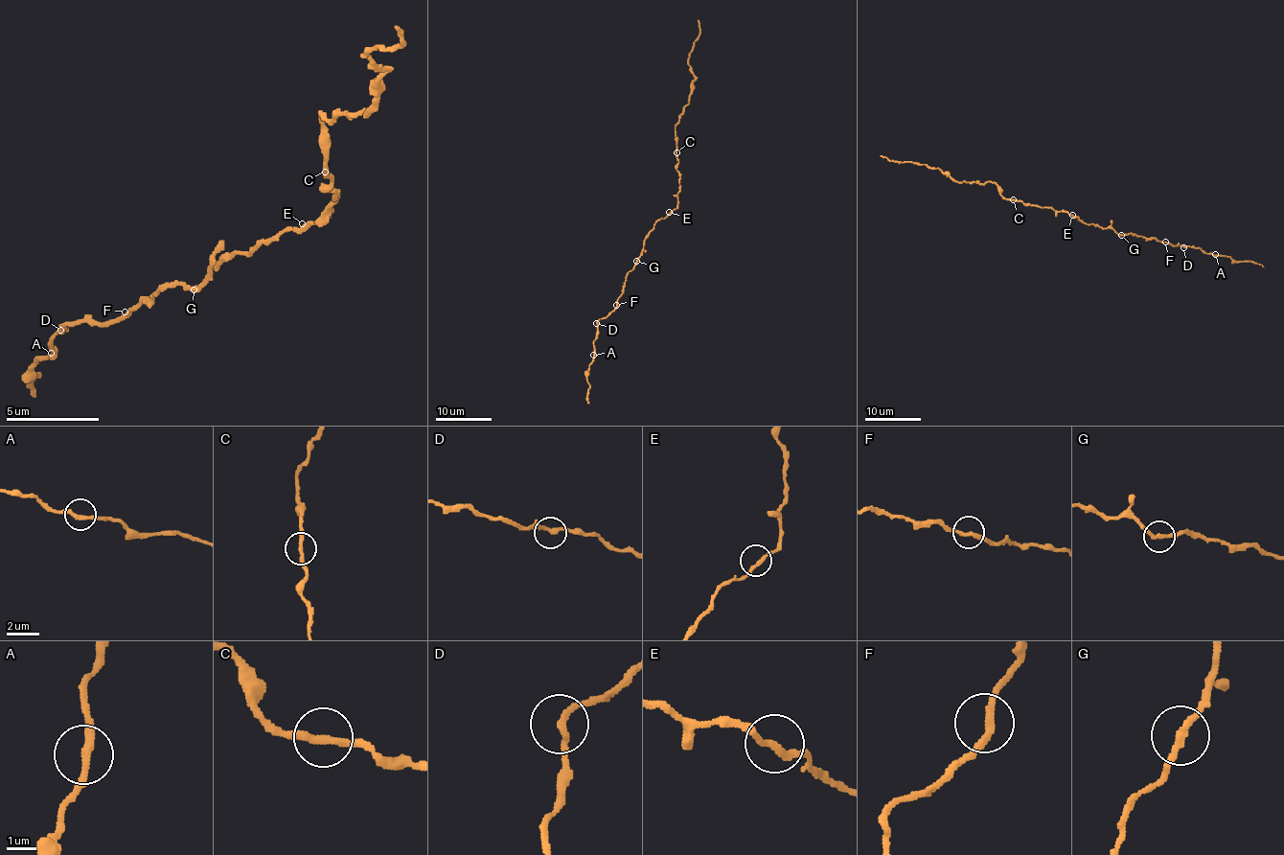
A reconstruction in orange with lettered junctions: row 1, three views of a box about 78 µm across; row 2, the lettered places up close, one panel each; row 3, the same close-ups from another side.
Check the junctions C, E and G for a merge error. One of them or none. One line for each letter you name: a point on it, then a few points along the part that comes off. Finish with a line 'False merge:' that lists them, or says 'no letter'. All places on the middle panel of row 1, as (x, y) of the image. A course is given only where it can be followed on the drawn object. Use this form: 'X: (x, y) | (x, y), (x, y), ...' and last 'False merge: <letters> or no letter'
False merge: no letter

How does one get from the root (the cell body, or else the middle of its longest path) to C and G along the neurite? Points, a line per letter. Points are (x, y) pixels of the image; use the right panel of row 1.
C: (1076, 218), (1066, 211), (1040, 208), (1013, 199)
G: (1076, 218), (1121, 235)

